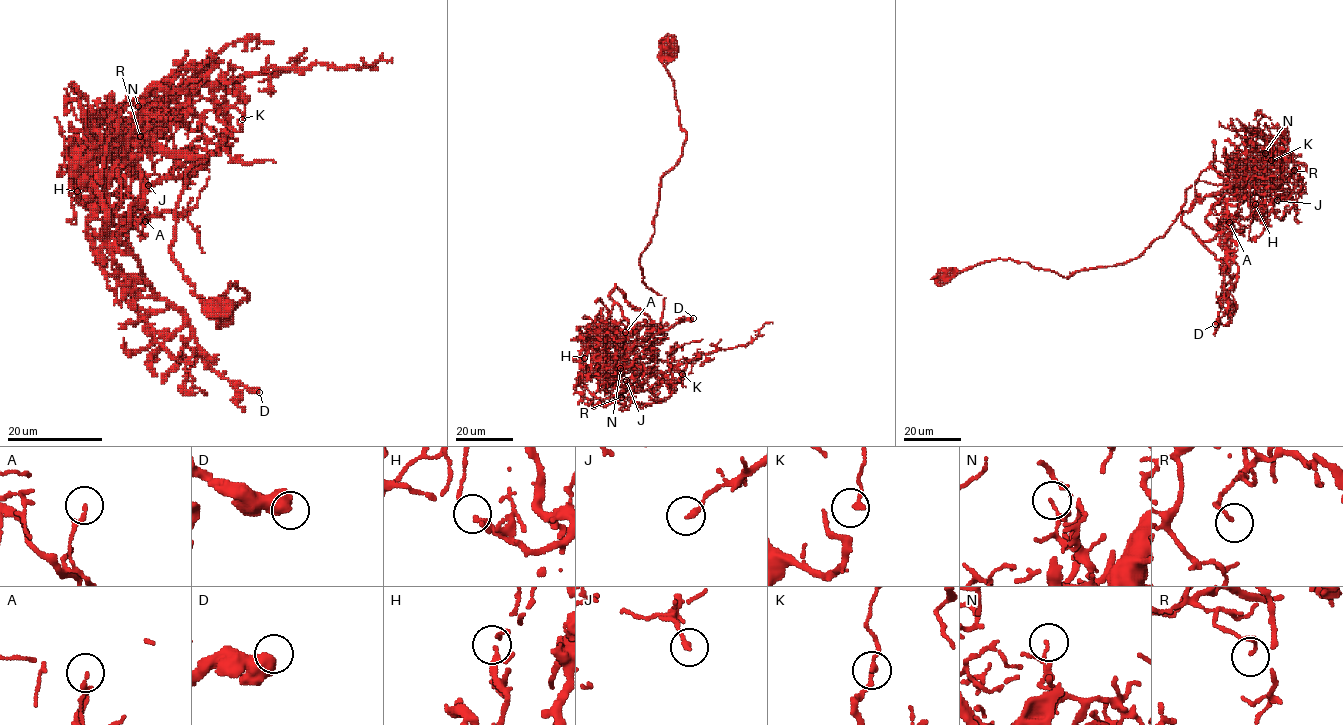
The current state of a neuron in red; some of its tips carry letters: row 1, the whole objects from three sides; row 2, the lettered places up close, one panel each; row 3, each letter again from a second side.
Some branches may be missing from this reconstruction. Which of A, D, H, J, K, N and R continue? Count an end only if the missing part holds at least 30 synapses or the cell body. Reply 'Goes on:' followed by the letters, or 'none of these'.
Goes on: none of these

